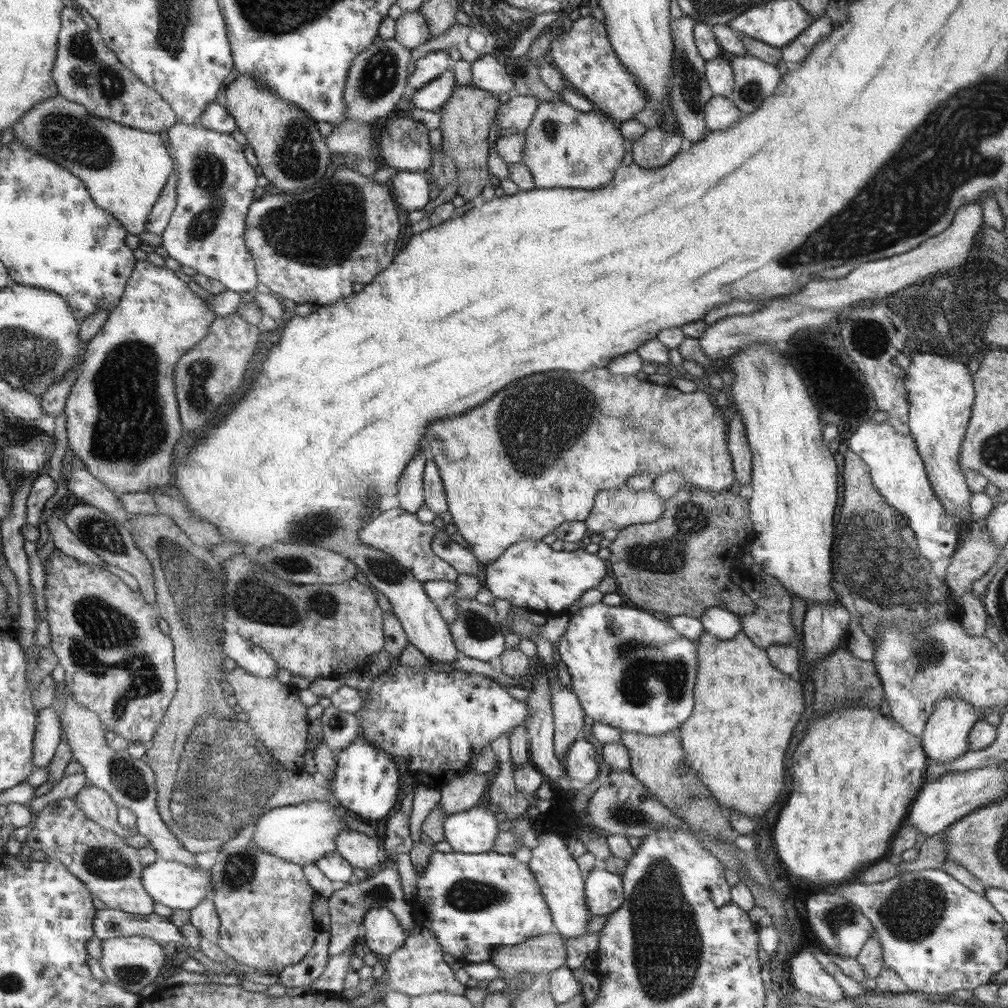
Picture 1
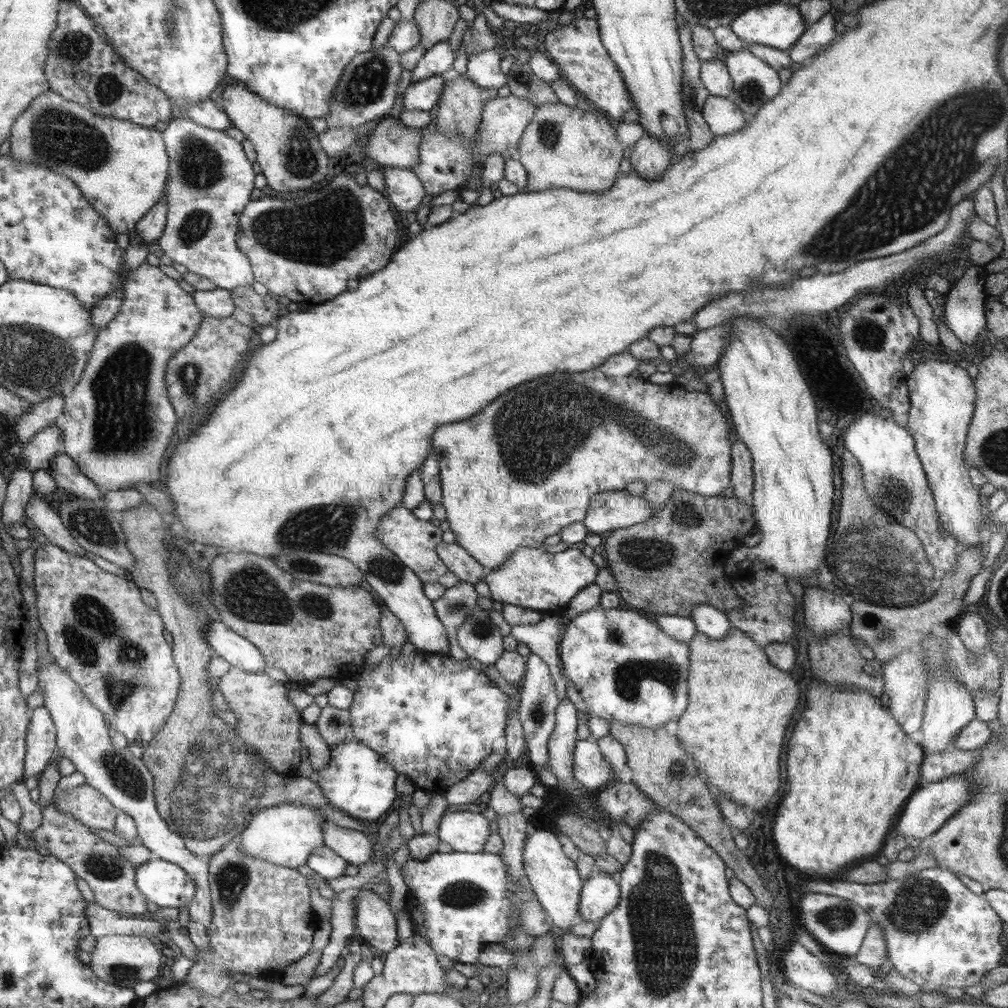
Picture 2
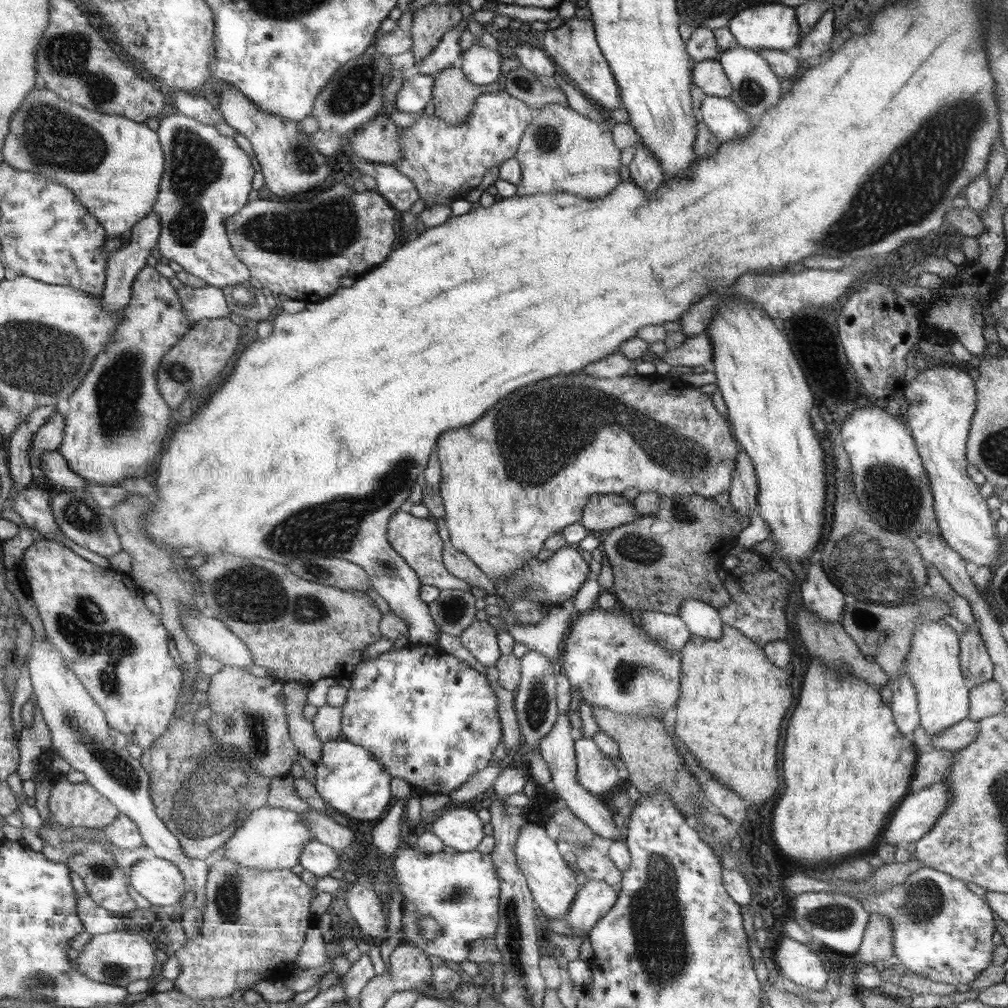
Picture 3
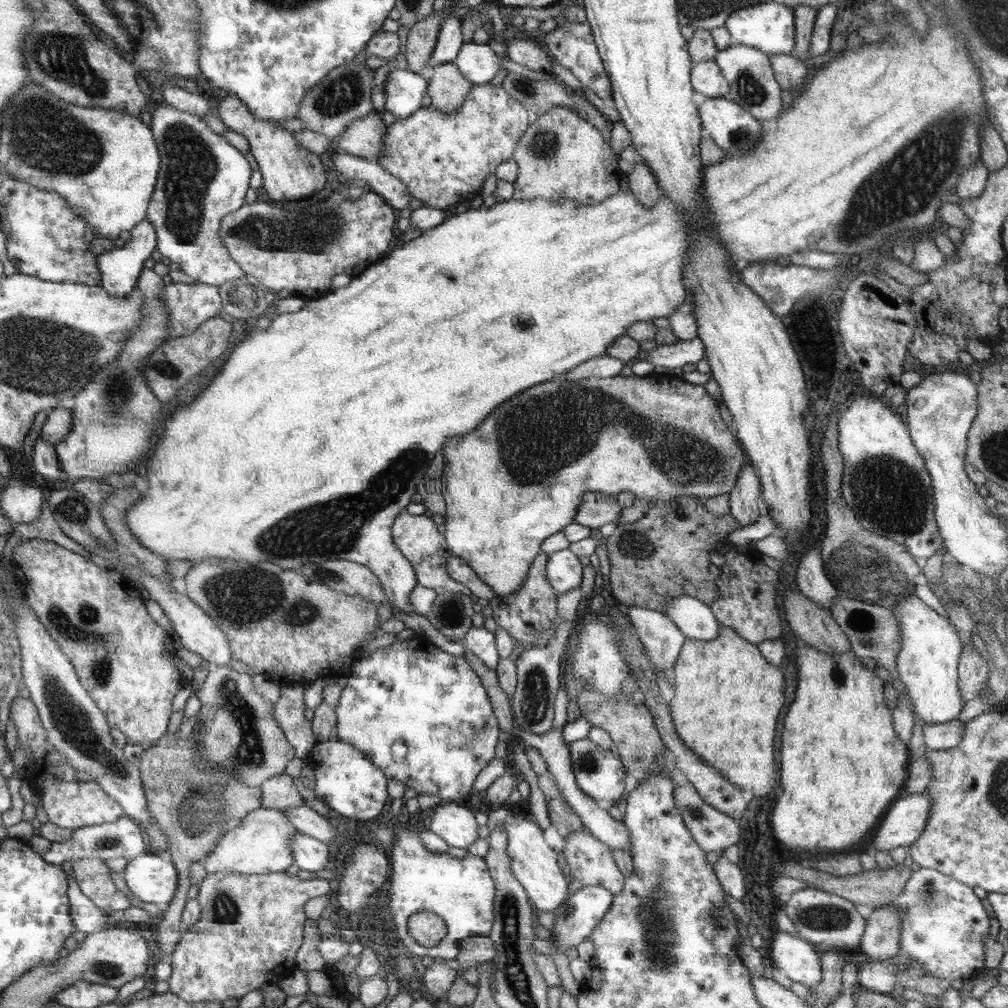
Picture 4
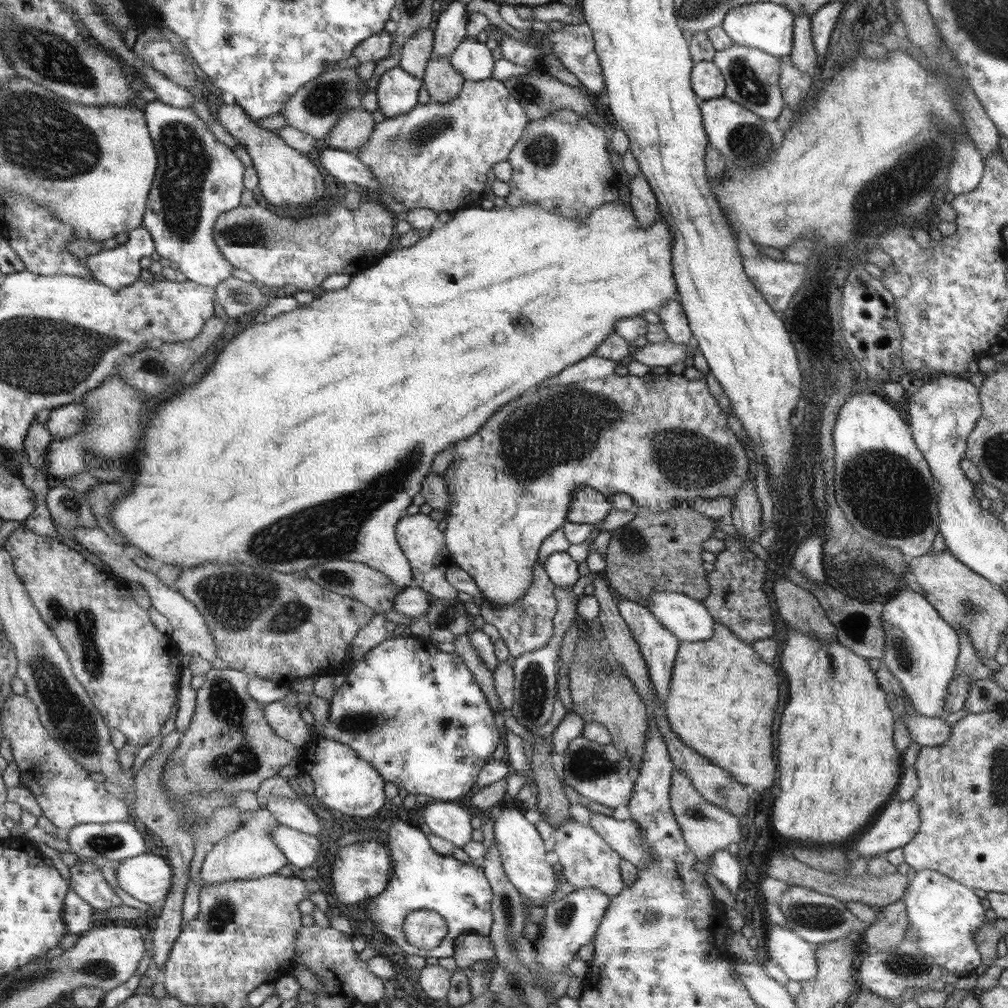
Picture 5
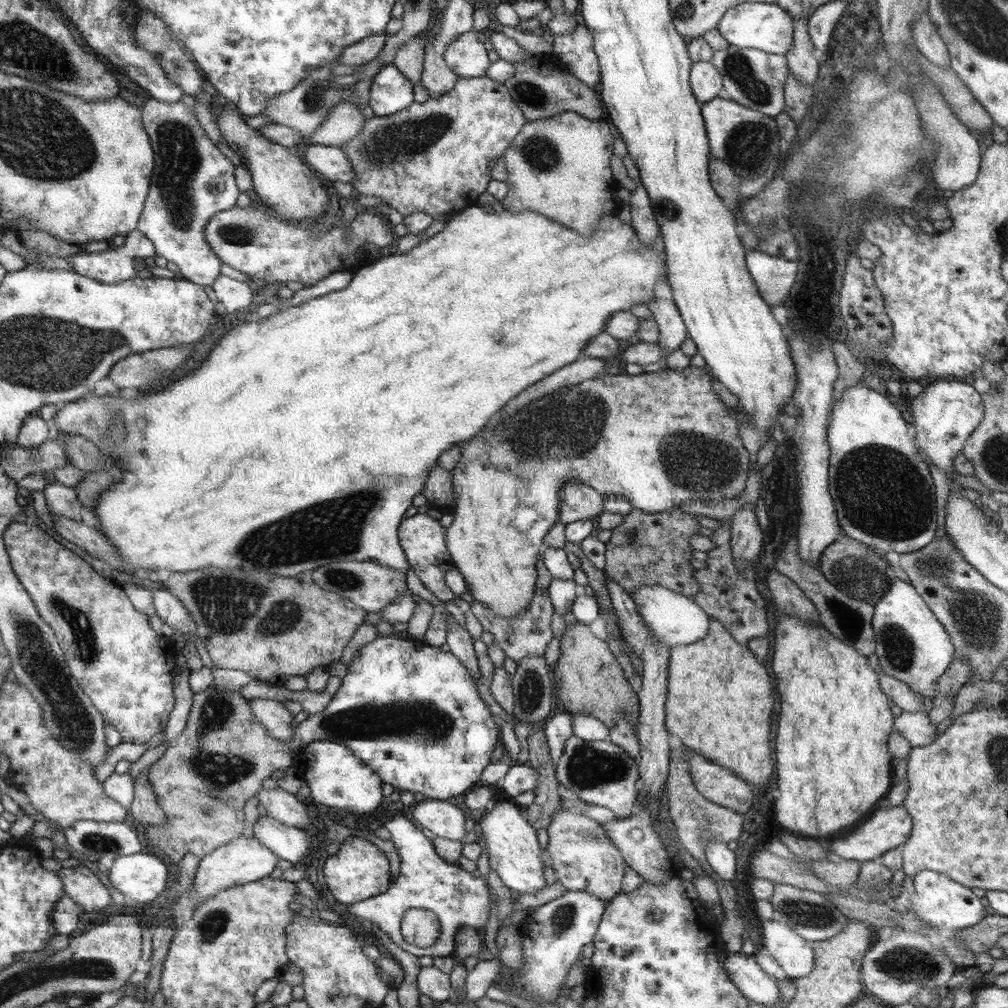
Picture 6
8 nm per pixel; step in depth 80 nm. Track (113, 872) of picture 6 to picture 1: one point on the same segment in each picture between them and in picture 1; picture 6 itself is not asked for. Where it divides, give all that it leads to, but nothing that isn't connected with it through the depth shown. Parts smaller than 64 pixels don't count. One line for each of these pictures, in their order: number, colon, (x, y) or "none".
1: (170, 883)
2: (162, 882)
3: (161, 882)
4: (156, 881)
5: (146, 877)

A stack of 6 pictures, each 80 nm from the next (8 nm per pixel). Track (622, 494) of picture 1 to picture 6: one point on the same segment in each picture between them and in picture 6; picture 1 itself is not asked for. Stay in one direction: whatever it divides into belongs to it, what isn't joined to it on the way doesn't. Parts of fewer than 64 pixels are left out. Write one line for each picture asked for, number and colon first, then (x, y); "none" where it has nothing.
2: (609, 511)
3: (602, 511)
4: (596, 509)
5: (590, 506)
6: (579, 501)

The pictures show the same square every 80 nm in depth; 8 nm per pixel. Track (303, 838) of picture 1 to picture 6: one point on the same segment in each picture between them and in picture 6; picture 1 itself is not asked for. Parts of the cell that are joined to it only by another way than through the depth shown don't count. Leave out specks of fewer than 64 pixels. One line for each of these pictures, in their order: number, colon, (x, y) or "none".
2: (286, 834)
3: (272, 838)
4: (259, 844)
5: (247, 853)
6: (244, 860)

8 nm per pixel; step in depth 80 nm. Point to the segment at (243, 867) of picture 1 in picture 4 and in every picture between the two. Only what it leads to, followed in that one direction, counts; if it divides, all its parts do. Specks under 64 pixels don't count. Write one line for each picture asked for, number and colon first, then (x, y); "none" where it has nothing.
2: (261, 922)
3: (254, 921)
4: (251, 925)

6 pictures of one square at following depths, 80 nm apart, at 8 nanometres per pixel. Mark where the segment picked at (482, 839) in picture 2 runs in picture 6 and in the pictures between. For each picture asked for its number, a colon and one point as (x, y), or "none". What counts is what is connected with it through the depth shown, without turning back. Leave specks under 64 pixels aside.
3: (461, 828)
4: (455, 823)
5: (450, 820)
6: (445, 819)

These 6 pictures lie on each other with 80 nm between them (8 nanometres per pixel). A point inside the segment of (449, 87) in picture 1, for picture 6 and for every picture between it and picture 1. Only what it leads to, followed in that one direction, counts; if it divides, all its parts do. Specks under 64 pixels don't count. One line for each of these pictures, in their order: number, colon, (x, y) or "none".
2: (425, 94)
3: (415, 93)
4: (404, 90)
5: (397, 92)
6: (391, 92)

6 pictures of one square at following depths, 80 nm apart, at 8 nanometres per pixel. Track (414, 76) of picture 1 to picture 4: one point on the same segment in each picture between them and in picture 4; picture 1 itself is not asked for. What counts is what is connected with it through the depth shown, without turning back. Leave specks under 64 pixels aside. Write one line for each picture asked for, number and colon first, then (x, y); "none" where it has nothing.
2: (440, 58)
3: (447, 54)
4: (449, 41)

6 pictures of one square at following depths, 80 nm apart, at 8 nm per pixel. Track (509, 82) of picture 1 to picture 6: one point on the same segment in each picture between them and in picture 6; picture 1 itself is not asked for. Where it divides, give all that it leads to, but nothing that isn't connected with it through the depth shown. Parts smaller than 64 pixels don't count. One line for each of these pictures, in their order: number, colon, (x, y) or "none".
2: (484, 68)
3: (482, 65)
4: (478, 63)
5: (472, 59)
6: (467, 57)

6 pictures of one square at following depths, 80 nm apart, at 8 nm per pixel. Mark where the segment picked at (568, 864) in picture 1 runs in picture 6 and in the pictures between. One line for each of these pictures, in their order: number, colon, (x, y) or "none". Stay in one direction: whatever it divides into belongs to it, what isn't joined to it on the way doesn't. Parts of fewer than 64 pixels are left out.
2: (554, 879)
3: (553, 886)
4: (533, 863)
5: (522, 851)
6: (513, 851)

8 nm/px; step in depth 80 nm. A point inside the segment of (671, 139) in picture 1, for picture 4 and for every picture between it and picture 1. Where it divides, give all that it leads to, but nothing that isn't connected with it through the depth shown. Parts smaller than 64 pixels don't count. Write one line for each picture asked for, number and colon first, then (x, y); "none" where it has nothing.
2: (650, 158)
3: (645, 170)
4: (642, 182)

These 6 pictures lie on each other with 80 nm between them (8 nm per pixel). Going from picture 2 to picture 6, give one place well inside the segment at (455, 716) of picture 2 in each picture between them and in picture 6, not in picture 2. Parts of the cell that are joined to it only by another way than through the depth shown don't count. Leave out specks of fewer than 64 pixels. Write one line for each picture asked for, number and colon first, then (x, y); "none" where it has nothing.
3: (427, 717)
4: (422, 715)
5: (414, 712)
6: (413, 712)

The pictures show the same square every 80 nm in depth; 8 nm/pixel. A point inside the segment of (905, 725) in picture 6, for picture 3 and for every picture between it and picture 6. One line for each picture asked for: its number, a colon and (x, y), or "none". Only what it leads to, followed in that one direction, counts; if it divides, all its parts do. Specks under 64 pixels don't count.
3: (955, 738)
4: (947, 735)
5: (927, 731)

